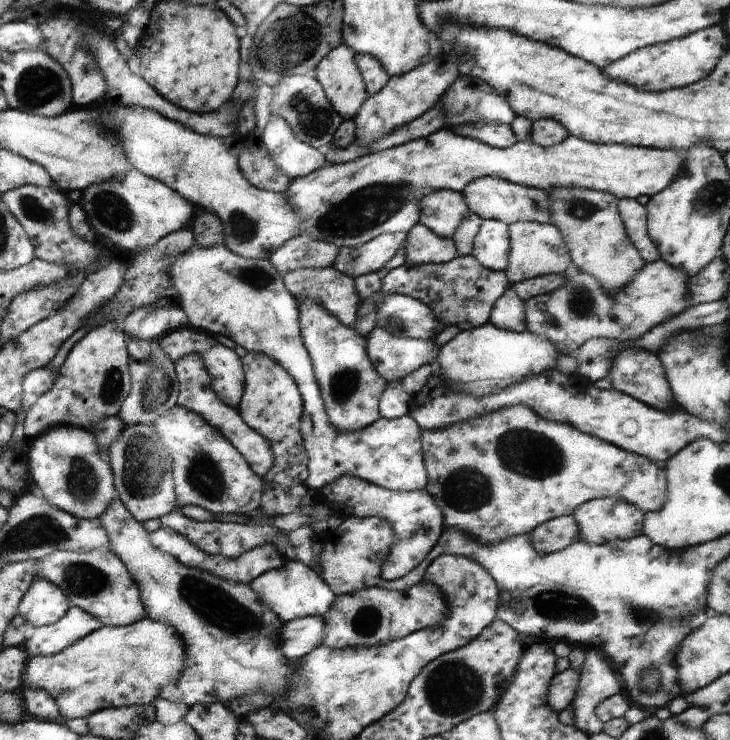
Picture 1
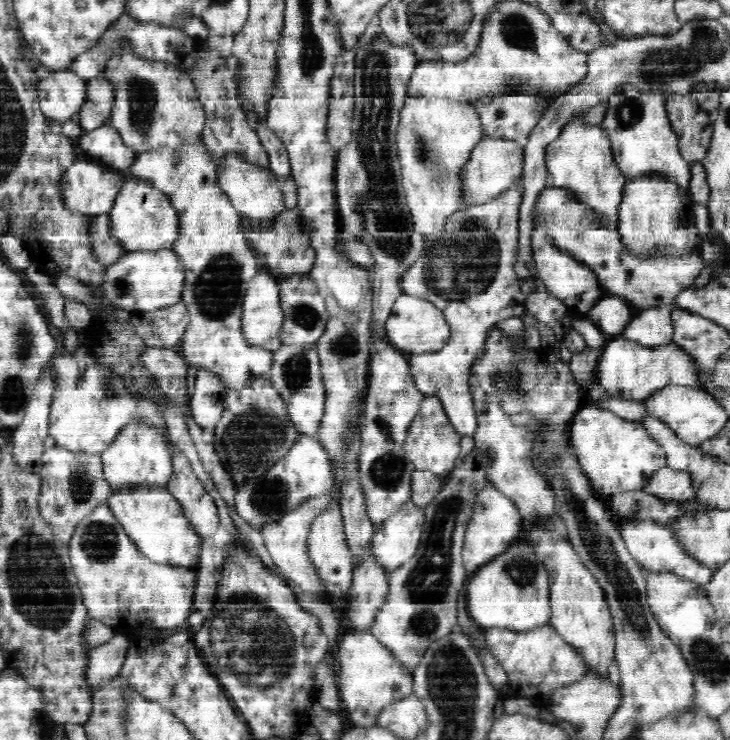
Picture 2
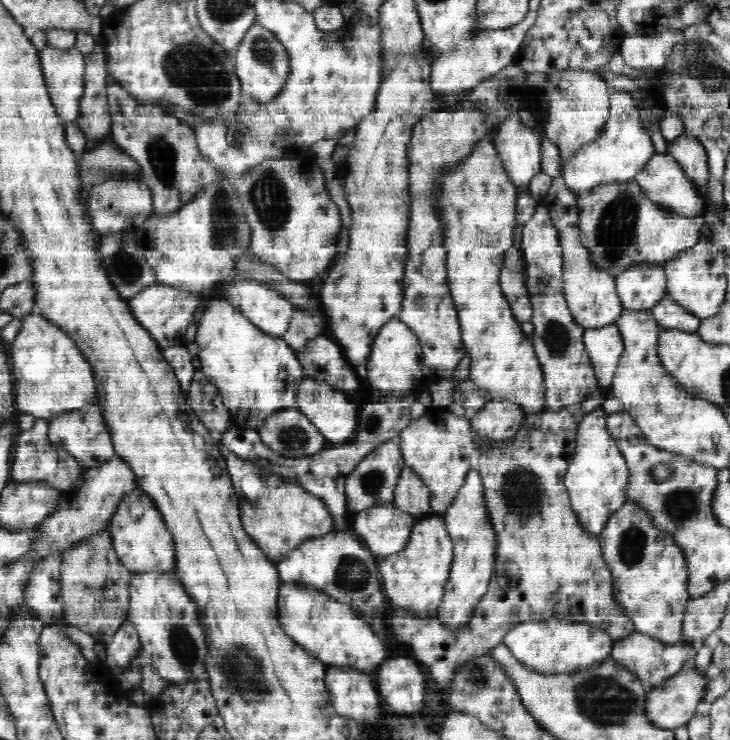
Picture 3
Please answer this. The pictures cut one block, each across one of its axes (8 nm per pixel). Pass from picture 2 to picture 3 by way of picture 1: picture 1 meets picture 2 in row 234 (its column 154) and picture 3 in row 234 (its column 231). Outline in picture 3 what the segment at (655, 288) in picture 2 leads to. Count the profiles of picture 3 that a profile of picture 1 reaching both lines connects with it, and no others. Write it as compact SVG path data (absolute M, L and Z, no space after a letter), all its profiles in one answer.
M634 180L596 185L587 191L580 191L576 195L575 203L581 243L588 251L590 265L613 278L641 264L663 265L669 262L683 250L698 244L706 227L701 215L680 216L660 209L643 195L640 185L637 185Z

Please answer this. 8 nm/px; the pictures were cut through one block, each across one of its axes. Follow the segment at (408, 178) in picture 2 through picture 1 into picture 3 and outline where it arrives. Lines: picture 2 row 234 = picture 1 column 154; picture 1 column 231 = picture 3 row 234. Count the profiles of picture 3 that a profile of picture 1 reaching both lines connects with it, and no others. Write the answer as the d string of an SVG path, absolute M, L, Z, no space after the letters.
M488 133L479 138L469 153L441 166L431 186L437 217L441 224L441 245L445 250L446 277L452 303L458 312L462 337L467 350L468 376L480 387L486 388L492 401L519 407L522 413L536 413L547 408L547 386L543 366L540 364L531 336L522 331L513 317L510 306L498 284L504 268L505 254L512 248L517 226L517 200L519 190L506 176Z

